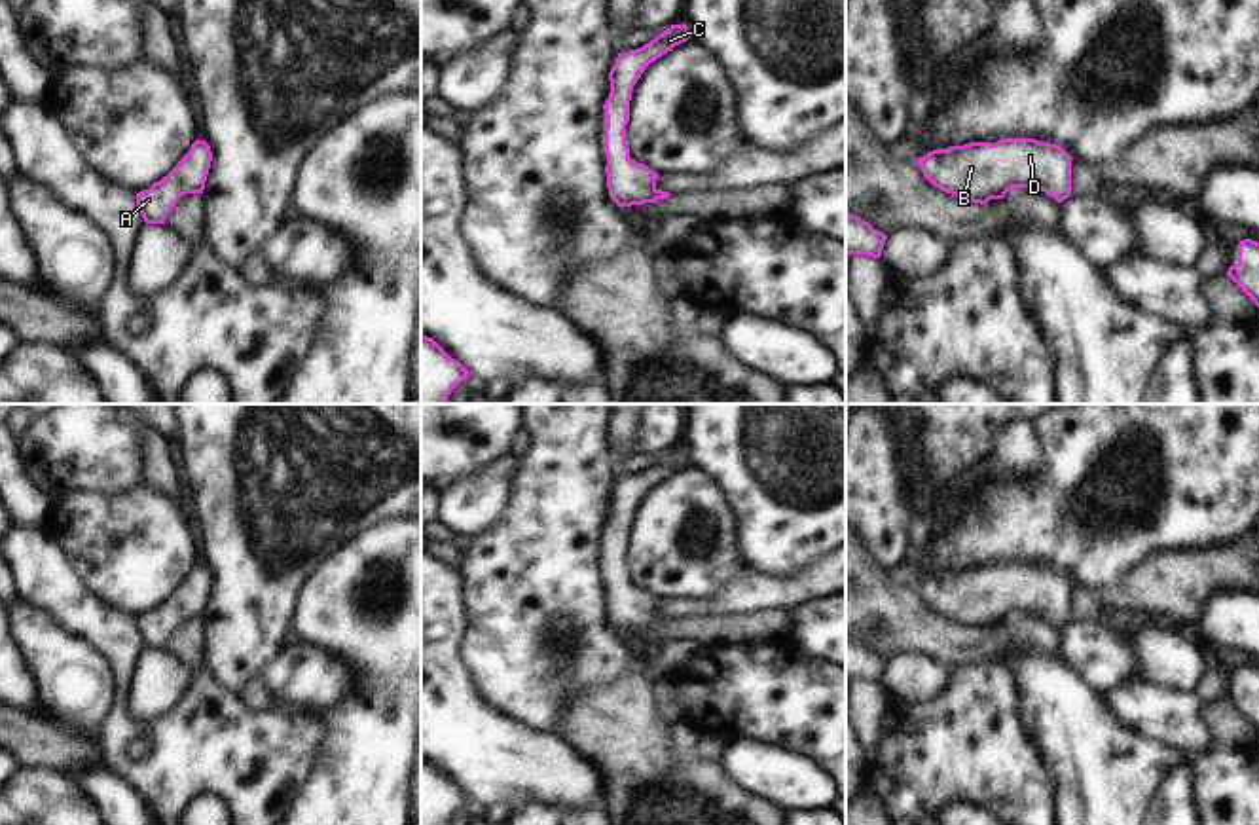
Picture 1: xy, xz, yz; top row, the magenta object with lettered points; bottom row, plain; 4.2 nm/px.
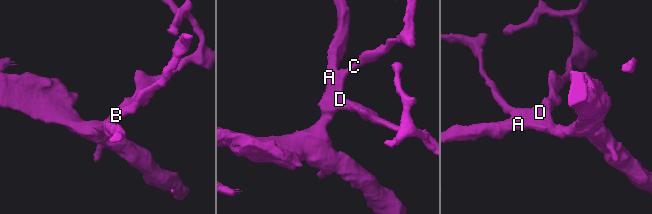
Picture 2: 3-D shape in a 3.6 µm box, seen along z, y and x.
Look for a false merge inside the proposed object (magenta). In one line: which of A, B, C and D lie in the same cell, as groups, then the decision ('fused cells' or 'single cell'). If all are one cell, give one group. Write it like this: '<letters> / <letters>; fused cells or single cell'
A B C D; single cell

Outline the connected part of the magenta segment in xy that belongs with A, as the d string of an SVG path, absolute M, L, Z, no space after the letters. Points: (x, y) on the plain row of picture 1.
M197 563L167 601L137 618L137 632L144 647L165 649L167 639L182 620L203 618L210 586L210 571Z

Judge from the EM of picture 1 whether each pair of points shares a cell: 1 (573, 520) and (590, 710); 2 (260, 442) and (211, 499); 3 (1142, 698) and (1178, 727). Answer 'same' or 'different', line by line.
1: different
2: same
3: same

